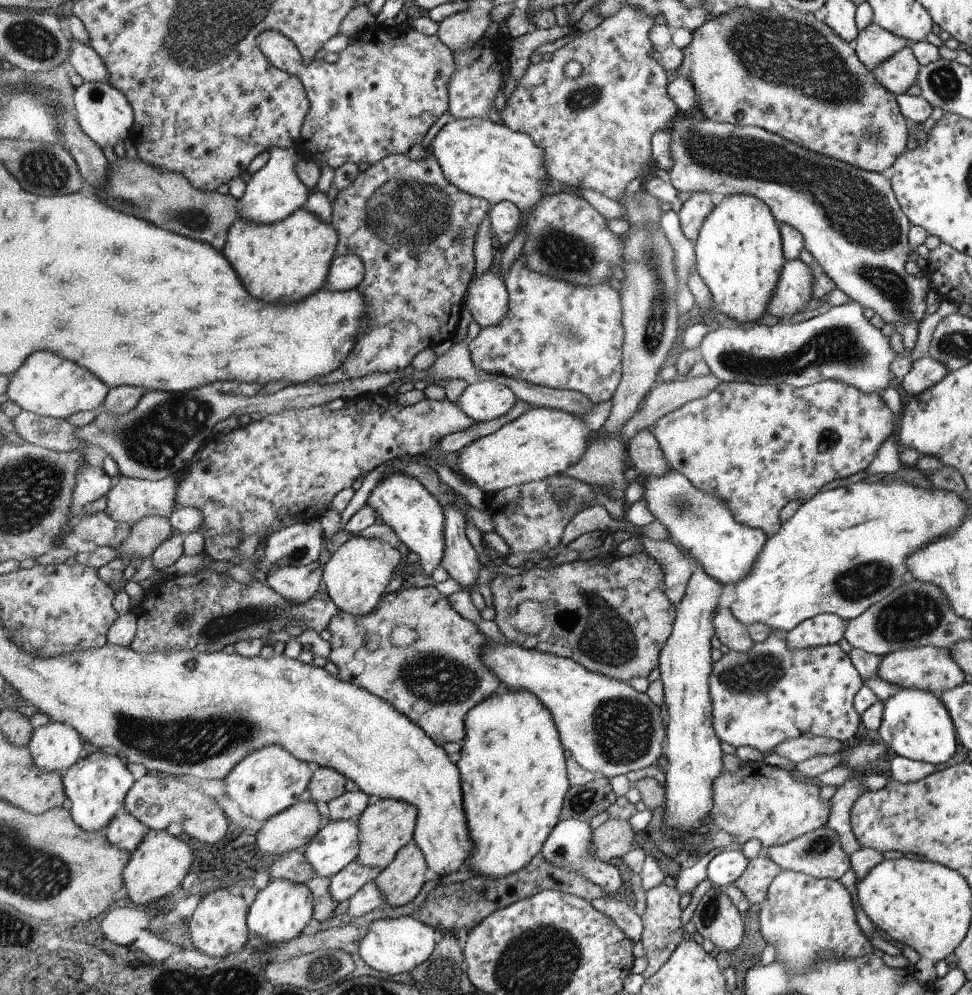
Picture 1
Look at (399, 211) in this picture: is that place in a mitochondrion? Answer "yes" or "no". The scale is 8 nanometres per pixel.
yes

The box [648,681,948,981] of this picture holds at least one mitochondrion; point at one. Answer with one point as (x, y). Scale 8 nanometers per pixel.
(819, 845)

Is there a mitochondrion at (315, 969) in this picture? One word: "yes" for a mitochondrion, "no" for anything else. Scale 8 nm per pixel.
yes

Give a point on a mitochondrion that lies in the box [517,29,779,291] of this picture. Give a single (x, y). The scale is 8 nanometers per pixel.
(561, 250)

